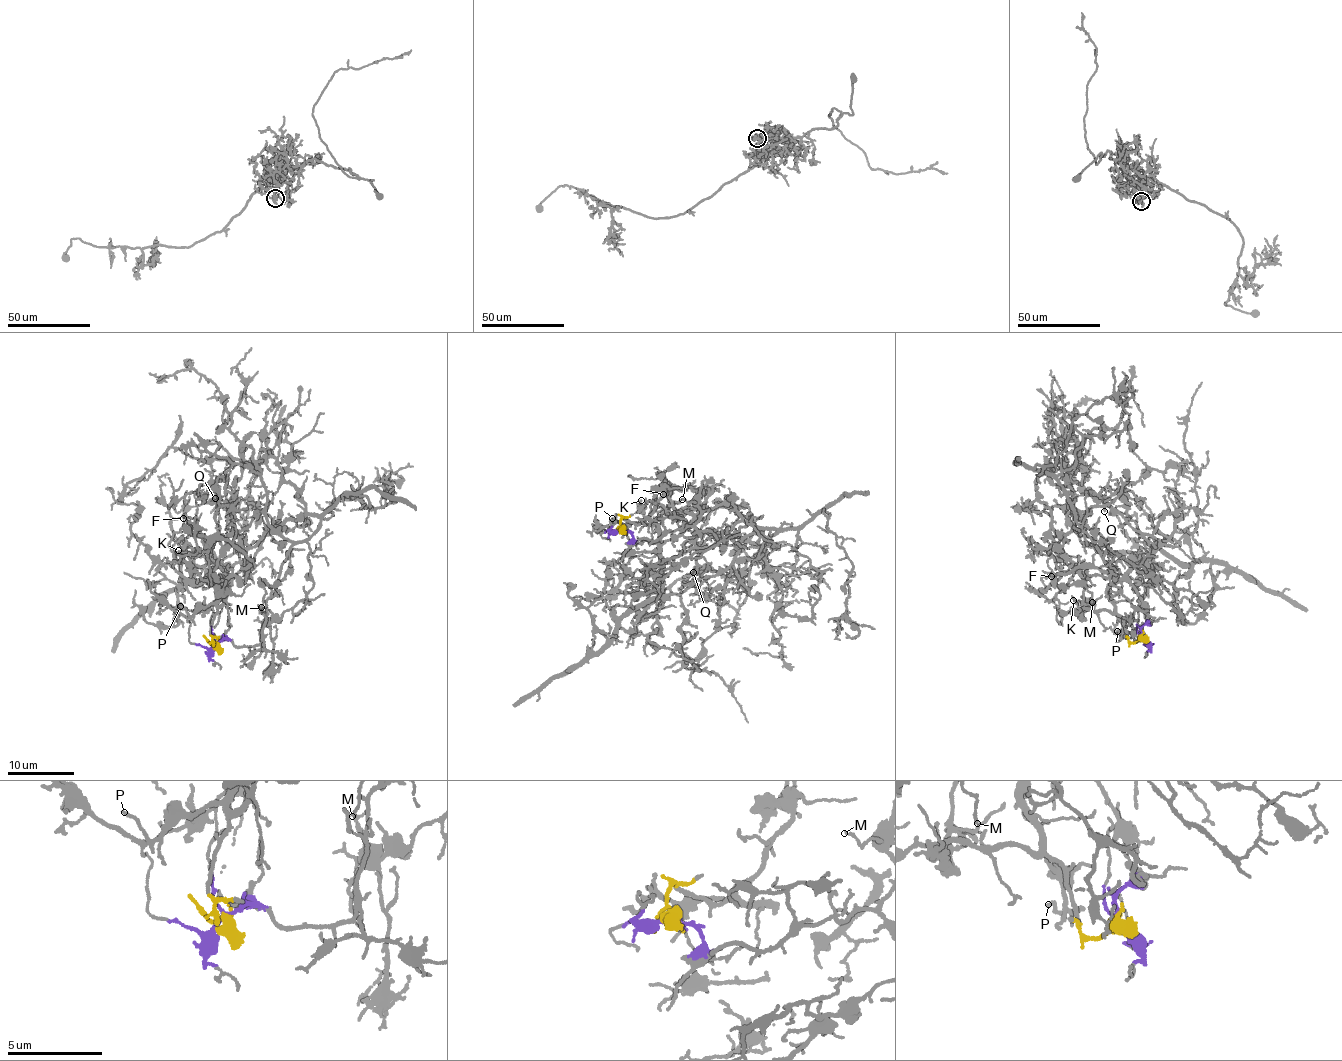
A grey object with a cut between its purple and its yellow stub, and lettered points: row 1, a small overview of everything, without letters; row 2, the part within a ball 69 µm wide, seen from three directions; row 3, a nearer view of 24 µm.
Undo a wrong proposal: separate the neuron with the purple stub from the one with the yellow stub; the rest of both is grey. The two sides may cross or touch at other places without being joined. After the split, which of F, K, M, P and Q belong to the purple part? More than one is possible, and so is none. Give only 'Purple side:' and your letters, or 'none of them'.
Purple side: M, Q

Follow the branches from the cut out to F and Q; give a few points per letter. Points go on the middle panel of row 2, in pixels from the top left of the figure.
F: (622, 529), (623, 517), (655, 524), (660, 542), (689, 525), (697, 491), (665, 481), (662, 494)
Q: (620, 530), (634, 541), (746, 521), (776, 530), (701, 548), (692, 581), (702, 596), (708, 583), (693, 572)

